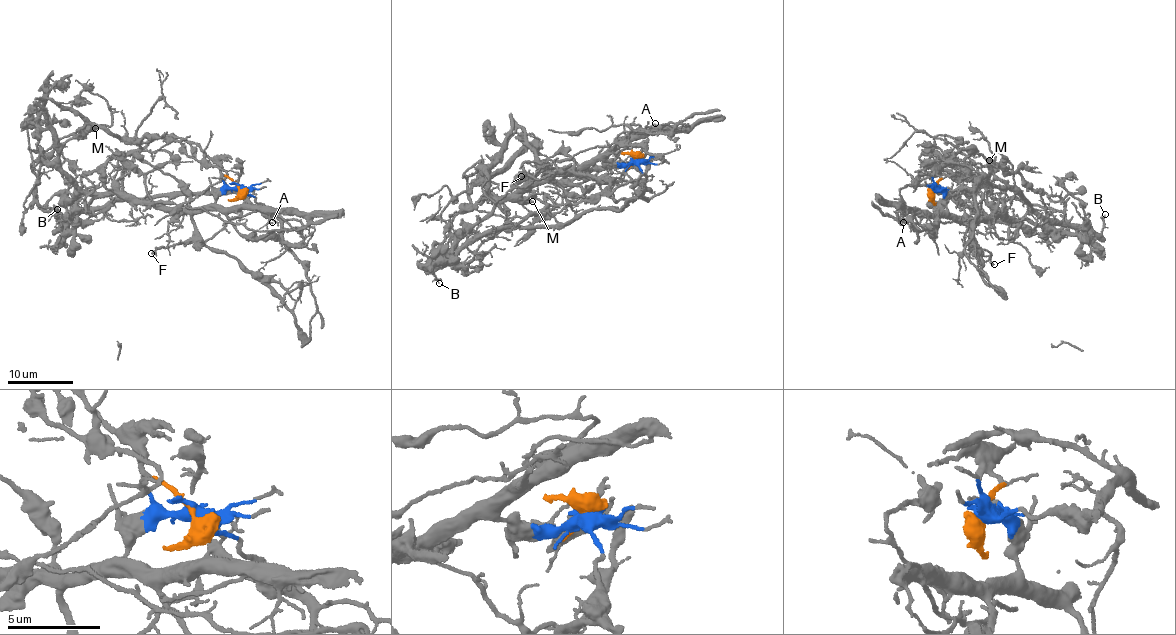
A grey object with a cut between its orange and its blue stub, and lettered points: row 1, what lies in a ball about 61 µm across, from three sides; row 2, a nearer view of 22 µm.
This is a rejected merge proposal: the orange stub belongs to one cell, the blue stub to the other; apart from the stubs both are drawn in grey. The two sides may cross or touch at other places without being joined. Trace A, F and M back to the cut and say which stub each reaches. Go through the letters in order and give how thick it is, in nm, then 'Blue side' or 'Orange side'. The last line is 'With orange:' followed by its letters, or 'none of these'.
A: Thickness 90 nm. Blue side
F: Thickness 320 nm. Blue side
M: Thickness 440 nm. Orange side
With orange: M

